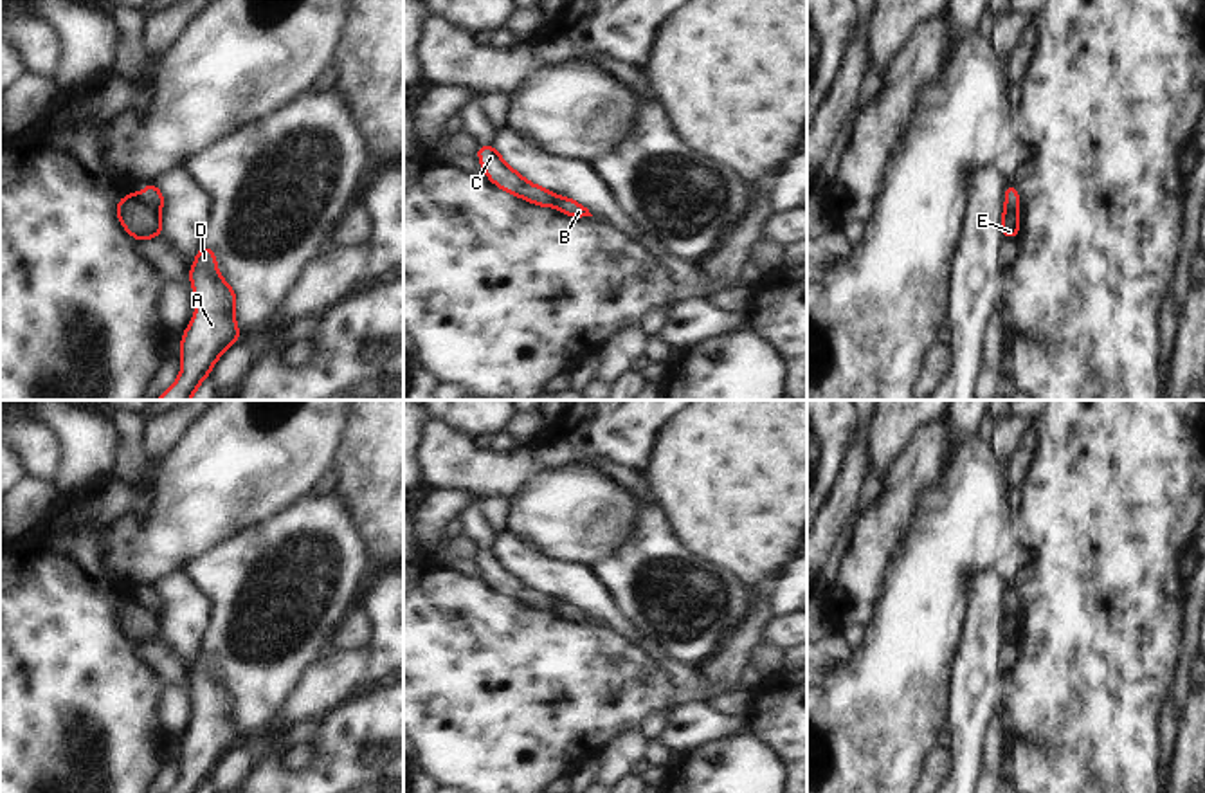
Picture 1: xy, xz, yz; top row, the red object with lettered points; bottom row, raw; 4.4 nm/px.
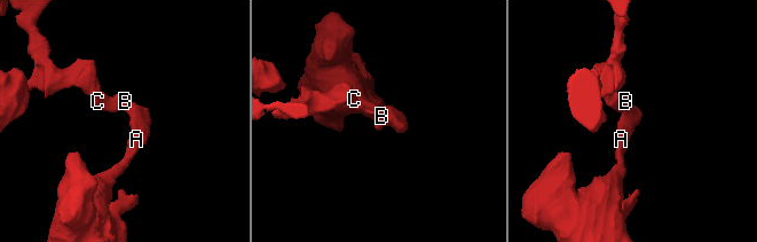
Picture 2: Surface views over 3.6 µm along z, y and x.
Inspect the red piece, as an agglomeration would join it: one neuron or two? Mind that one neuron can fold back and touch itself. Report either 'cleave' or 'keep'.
cleave

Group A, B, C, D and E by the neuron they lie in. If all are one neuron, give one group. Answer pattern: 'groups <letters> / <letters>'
groups A B D / C E

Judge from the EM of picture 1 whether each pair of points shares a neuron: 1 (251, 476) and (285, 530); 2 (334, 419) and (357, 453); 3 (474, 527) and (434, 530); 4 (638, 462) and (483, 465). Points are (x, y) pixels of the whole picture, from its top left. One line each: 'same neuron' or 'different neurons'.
1: different neurons
2: different neurons
3: different neurons
4: same neuron

